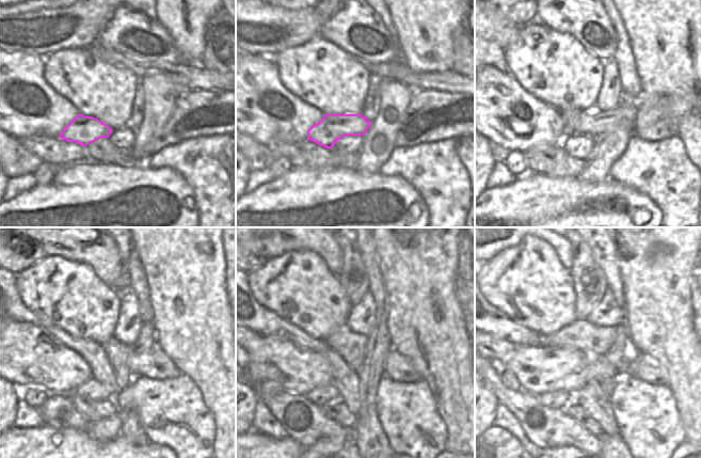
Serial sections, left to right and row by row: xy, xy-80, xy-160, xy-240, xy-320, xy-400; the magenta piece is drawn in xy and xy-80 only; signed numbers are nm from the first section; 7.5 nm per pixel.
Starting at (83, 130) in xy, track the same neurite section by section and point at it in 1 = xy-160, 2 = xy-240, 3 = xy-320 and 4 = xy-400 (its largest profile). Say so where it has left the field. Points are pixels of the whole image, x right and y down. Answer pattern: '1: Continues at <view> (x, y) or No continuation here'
1: Continues at xy-160 (623, 116)
2: Continues at xy-240 (152, 362)
3: Continues at xy-320 (397, 366)
4: Continues at xy-400 (639, 366)

